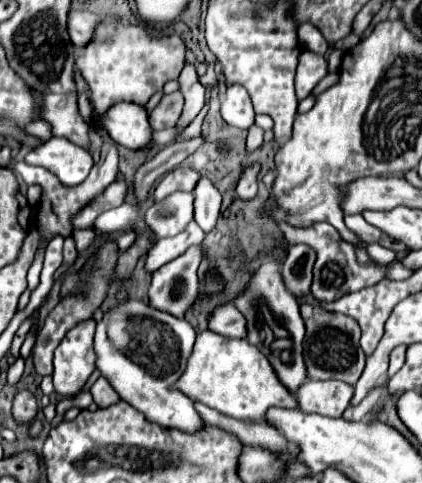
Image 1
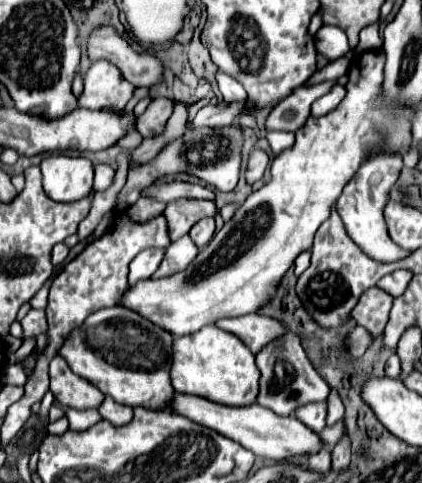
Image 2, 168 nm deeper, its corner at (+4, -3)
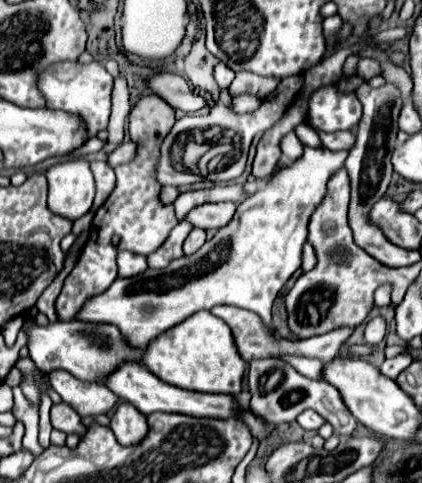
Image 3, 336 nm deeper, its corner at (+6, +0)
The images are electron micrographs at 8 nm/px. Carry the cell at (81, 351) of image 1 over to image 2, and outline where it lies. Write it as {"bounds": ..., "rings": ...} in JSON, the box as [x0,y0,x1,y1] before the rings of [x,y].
{"bounds":[49,355,105,411],"rings":[[[59,355],[51,359],[49,377],[51,377],[51,393],[65,407],[79,411],[97,409],[105,399],[105,395],[91,383],[87,383],[87,379],[79,379],[79,375],[75,375]]]}

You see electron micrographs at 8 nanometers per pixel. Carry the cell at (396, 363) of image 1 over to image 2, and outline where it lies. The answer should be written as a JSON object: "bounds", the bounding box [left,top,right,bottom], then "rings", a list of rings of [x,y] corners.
{"bounds":[385,355,401,377],"rings":[[[391,355],[389,357],[389,361],[387,361],[387,365],[385,365],[385,375],[387,377],[399,377],[401,375],[401,359],[397,357],[397,355]]]}

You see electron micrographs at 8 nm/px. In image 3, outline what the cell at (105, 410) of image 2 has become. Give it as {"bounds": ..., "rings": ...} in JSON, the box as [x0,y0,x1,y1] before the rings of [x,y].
{"bounds":[111,402,147,444],"rings":[[[119,402],[111,416],[111,430],[121,444],[137,444],[137,440],[145,438],[147,420],[141,412],[137,412],[137,408],[133,408],[133,404]]]}

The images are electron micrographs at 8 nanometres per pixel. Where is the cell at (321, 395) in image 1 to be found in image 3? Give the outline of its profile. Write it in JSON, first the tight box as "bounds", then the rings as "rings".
{"bounds":[297,410,325,430],"rings":[[[305,410],[305,412],[301,412],[301,416],[297,416],[297,420],[299,420],[299,426],[303,428],[303,430],[319,430],[319,426],[325,422],[321,416],[317,416],[317,412],[313,412],[313,410]]]}

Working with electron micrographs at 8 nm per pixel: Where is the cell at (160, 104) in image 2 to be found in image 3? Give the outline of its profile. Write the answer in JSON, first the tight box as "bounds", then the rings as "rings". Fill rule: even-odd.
{"bounds":[55,94,179,320],"rings":[[[147,94],[133,106],[129,114],[129,136],[139,146],[137,158],[133,158],[129,164],[115,166],[117,186],[111,192],[111,196],[105,200],[105,204],[95,212],[89,230],[89,240],[81,248],[75,268],[65,278],[63,290],[55,302],[59,320],[73,320],[77,312],[83,308],[85,300],[109,288],[109,284],[117,278],[117,252],[129,250],[135,254],[149,256],[167,240],[171,228],[179,222],[173,206],[163,206],[159,202],[161,184],[153,180],[153,168],[159,158],[161,140],[169,134],[173,124],[175,124],[175,110],[169,104],[165,104],[165,100],[161,100],[157,94]],[[115,234],[119,236],[117,246],[111,244]]]}

